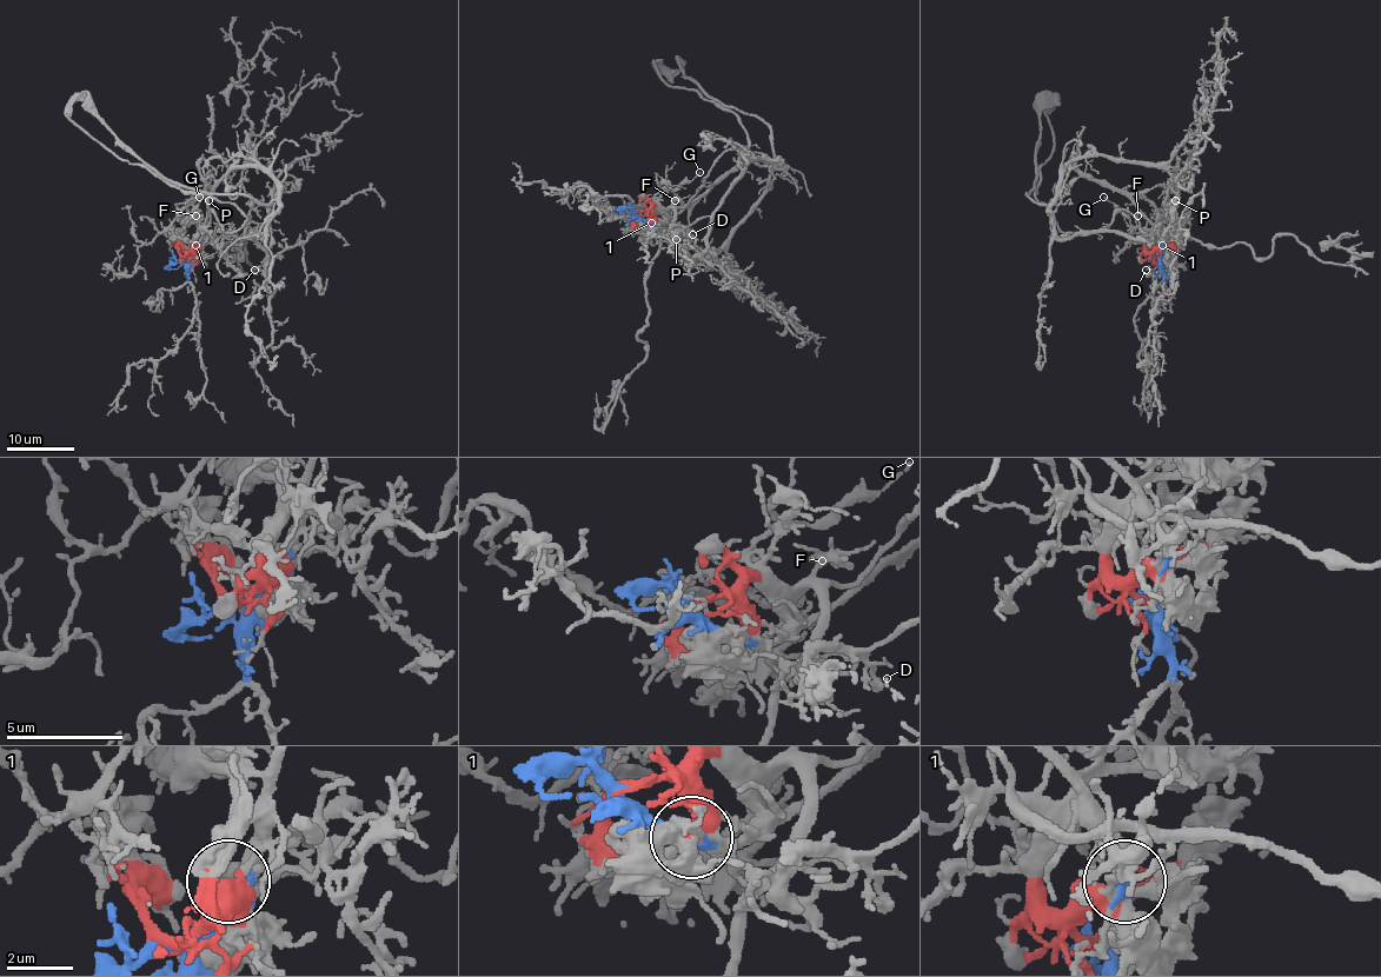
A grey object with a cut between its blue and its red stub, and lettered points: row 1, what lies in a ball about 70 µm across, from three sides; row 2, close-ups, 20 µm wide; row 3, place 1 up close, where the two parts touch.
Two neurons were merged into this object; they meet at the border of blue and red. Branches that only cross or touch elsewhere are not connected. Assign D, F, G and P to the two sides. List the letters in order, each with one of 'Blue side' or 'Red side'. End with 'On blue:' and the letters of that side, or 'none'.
D: Blue side
F: Red side
G: Red side
P: Blue side
On blue: D, P

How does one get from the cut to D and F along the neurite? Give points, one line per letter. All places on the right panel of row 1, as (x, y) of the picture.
D: (1159, 259), (1159, 230), (1136, 203), (1061, 167), (1055, 236), (1141, 238), (1161, 260), (1147, 268)
F: (1159, 259), (1146, 250), (1144, 230), (1137, 225), (1137, 214)

